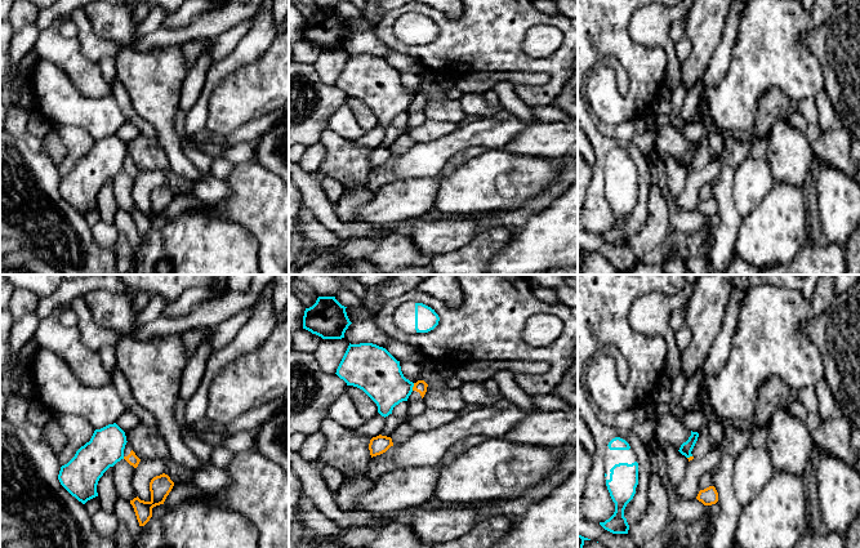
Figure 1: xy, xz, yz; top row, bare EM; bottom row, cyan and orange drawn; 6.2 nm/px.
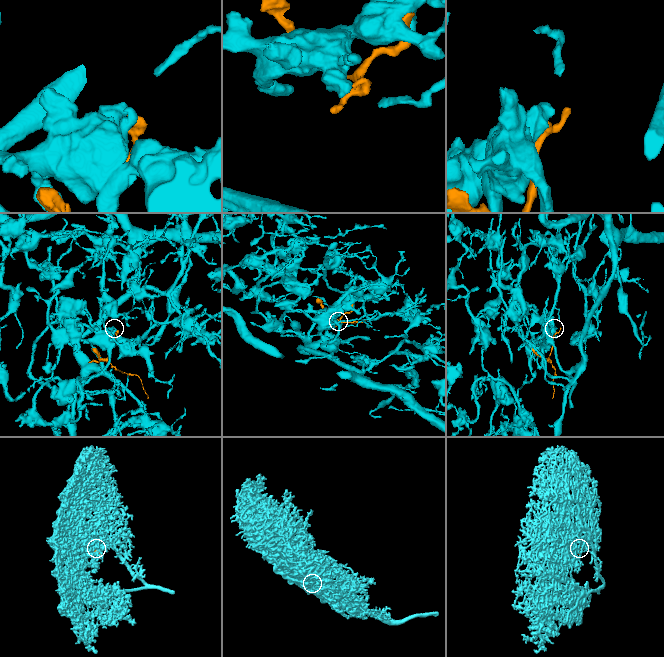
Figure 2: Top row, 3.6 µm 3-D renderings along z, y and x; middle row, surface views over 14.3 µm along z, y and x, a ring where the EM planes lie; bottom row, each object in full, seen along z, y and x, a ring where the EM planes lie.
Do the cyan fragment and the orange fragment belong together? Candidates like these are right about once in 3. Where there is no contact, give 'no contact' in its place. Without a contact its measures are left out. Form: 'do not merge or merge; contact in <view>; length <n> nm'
do not merge; contact in xz; length 50 nm

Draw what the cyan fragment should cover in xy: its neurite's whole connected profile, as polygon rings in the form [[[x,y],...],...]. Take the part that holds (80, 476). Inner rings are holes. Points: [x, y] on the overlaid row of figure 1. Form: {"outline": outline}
{"outline": [[[116,423],[95,429],[90,441],[61,467],[61,485],[83,504],[98,496],[99,478],[110,467],[124,459],[126,442],[125,432]]]}

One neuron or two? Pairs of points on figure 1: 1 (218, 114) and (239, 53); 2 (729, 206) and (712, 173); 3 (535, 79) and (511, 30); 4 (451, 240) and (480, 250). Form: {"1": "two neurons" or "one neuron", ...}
{"1": "two neurons", "2": "two neurons", "3": "two neurons", "4": "two neurons"}

